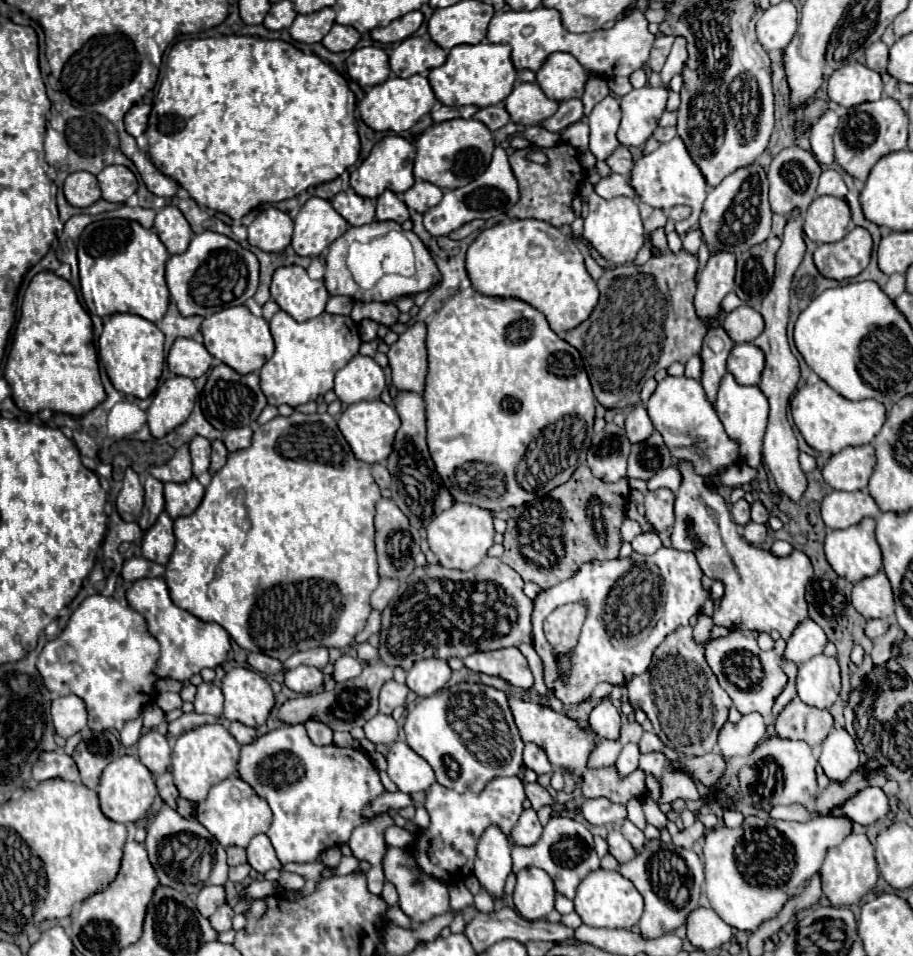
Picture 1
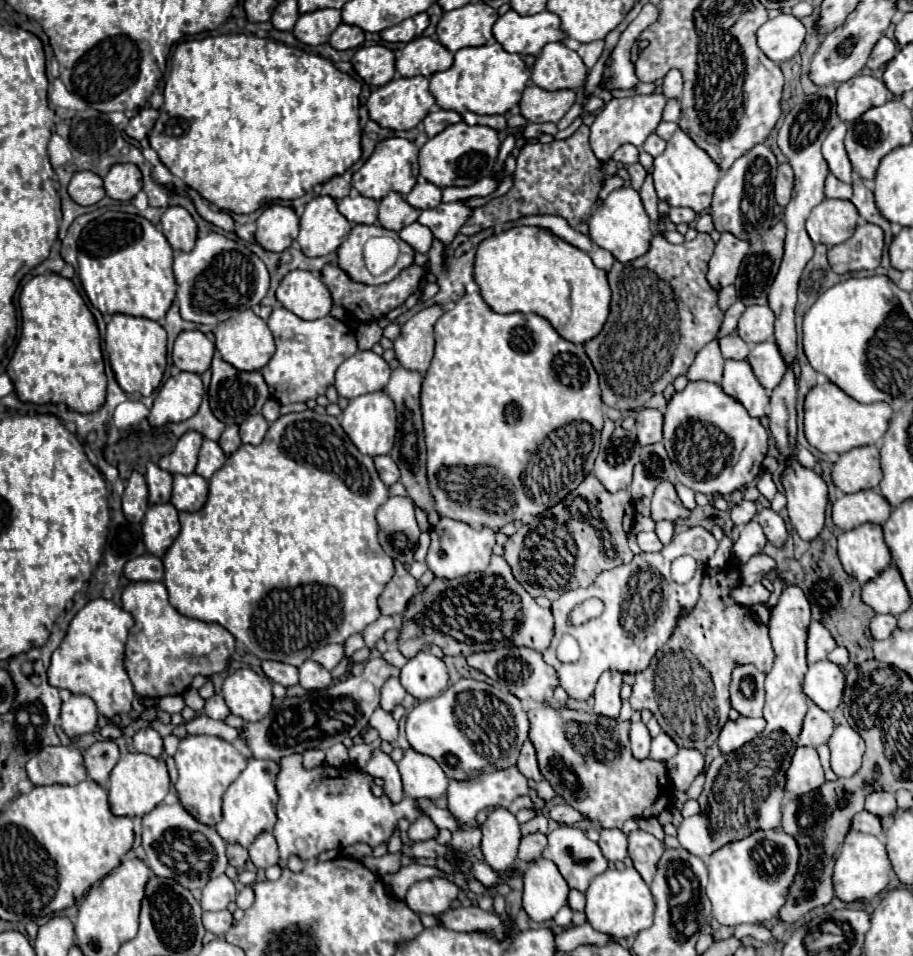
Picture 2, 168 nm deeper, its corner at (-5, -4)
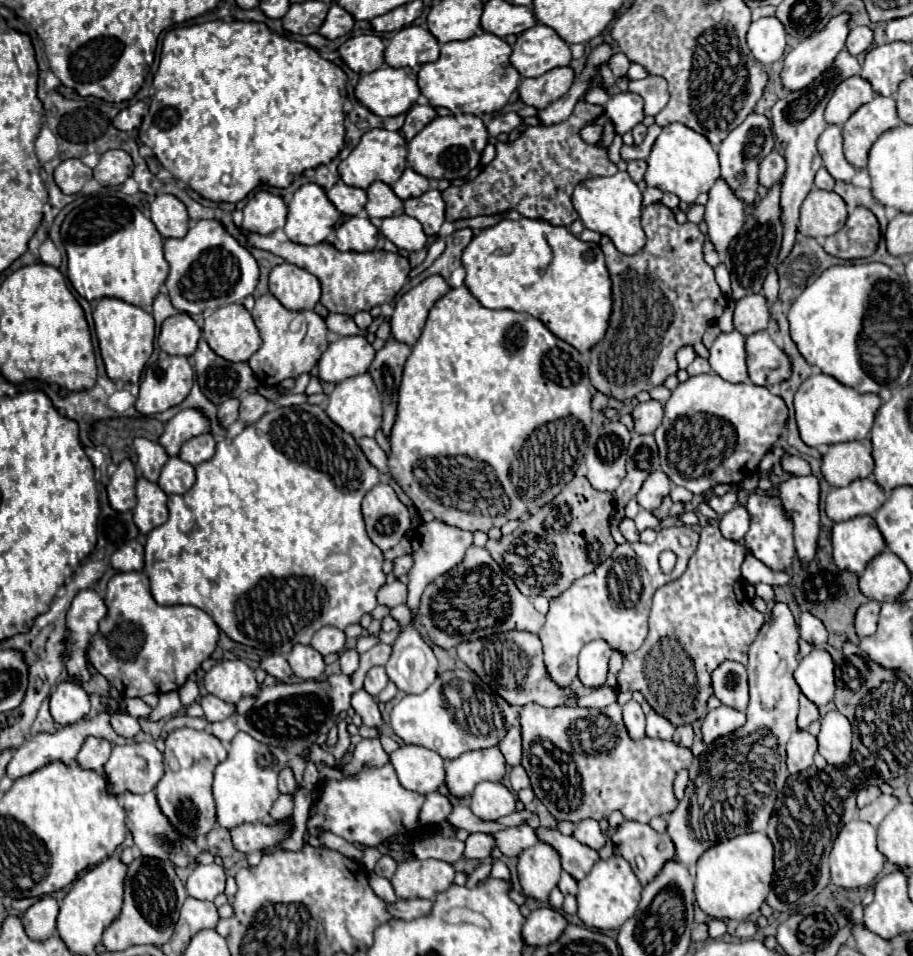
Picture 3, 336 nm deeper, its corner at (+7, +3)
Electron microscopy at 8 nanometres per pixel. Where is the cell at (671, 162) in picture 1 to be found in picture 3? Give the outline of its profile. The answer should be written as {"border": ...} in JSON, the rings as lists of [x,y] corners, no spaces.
{"border":[[[678,122],[662,128],[662,134],[656,138],[646,162],[648,162],[648,170],[644,174],[646,184],[662,192],[672,192],[682,202],[688,204],[692,204],[700,194],[706,194],[720,178],[716,148],[702,134]]]}

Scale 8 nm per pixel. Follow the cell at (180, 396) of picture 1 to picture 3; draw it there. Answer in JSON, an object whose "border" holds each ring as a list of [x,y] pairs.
{"border":[[[160,354],[154,366],[148,366],[140,384],[136,410],[144,416],[178,406],[194,384],[194,370],[184,356]]]}

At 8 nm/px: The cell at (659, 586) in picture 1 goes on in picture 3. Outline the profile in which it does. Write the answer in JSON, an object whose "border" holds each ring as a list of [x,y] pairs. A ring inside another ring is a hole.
{"border":[[[662,528],[654,544],[626,542],[620,546],[620,572],[614,560],[608,558],[594,572],[578,578],[568,590],[552,598],[546,624],[538,634],[544,644],[544,664],[550,680],[562,688],[570,686],[578,674],[578,654],[582,646],[592,640],[606,640],[612,650],[618,650],[624,656],[638,650],[648,636],[648,616],[656,588],[662,588],[682,576],[696,546],[698,534],[692,528]],[[664,550],[672,550],[678,556],[672,574],[662,574],[658,568],[658,554]]]}

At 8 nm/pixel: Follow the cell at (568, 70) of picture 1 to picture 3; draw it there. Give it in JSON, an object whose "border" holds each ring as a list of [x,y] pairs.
{"border":[[[540,22],[518,36],[510,56],[510,62],[524,78],[536,78],[552,68],[568,66],[570,60],[570,46]]]}

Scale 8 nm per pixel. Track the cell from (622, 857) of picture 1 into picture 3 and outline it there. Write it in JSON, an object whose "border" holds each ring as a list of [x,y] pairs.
{"border":[[[582,820],[582,822],[578,822],[574,836],[582,844],[586,844],[586,846],[590,846],[594,850],[602,850],[606,846],[606,840],[608,840],[606,834],[600,830],[596,820]]]}

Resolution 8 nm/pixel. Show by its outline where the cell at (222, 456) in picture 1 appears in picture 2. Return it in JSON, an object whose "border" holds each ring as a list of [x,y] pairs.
{"border":[[[228,425],[226,429],[224,429],[224,433],[222,433],[222,437],[220,437],[220,447],[222,447],[222,451],[228,455],[228,453],[232,453],[232,451],[236,451],[240,445],[242,445],[242,441],[240,441],[240,433],[238,433],[238,425]]]}

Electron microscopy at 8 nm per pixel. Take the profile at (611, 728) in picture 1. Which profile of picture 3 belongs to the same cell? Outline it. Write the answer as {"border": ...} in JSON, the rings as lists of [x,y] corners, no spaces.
{"border":[[[594,640],[578,656],[578,678],[586,688],[602,688],[608,678],[608,660],[612,648],[604,640]]]}

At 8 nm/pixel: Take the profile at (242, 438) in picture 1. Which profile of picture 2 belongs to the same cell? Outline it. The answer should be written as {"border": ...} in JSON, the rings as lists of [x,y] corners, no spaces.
{"border":[[[260,413],[258,415],[250,415],[250,419],[246,419],[246,423],[240,425],[242,443],[258,445],[264,439],[266,431],[268,431],[268,421]]]}

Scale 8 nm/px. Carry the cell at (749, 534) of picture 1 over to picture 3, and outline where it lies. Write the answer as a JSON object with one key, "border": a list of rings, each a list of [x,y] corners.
{"border":[[[744,506],[732,508],[732,510],[726,512],[726,514],[722,516],[722,520],[720,520],[722,536],[728,538],[728,540],[734,540],[734,542],[744,540],[748,528],[750,528],[750,516],[748,516],[748,512],[746,512]]]}

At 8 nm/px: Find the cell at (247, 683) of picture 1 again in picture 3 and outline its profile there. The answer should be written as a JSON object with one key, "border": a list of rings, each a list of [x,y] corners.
{"border":[[[222,660],[204,676],[204,686],[210,694],[228,704],[236,704],[240,698],[256,696],[260,686],[254,672],[242,660]]]}

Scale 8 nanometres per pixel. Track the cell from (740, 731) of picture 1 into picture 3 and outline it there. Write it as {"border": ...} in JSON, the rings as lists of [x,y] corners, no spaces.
{"border":[[[720,706],[716,710],[710,710],[708,716],[704,718],[702,724],[702,734],[704,734],[704,742],[710,744],[720,736],[726,736],[730,732],[734,732],[736,728],[744,726],[746,722],[746,714],[738,712],[734,708],[728,706]]]}

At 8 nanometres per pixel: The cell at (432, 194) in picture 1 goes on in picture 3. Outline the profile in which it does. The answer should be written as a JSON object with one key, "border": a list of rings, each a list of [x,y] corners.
{"border":[[[406,168],[404,174],[402,174],[402,178],[392,186],[394,194],[396,194],[400,200],[418,198],[418,196],[422,196],[428,188],[430,188],[428,178],[424,178],[422,174],[414,172],[412,168]]]}

